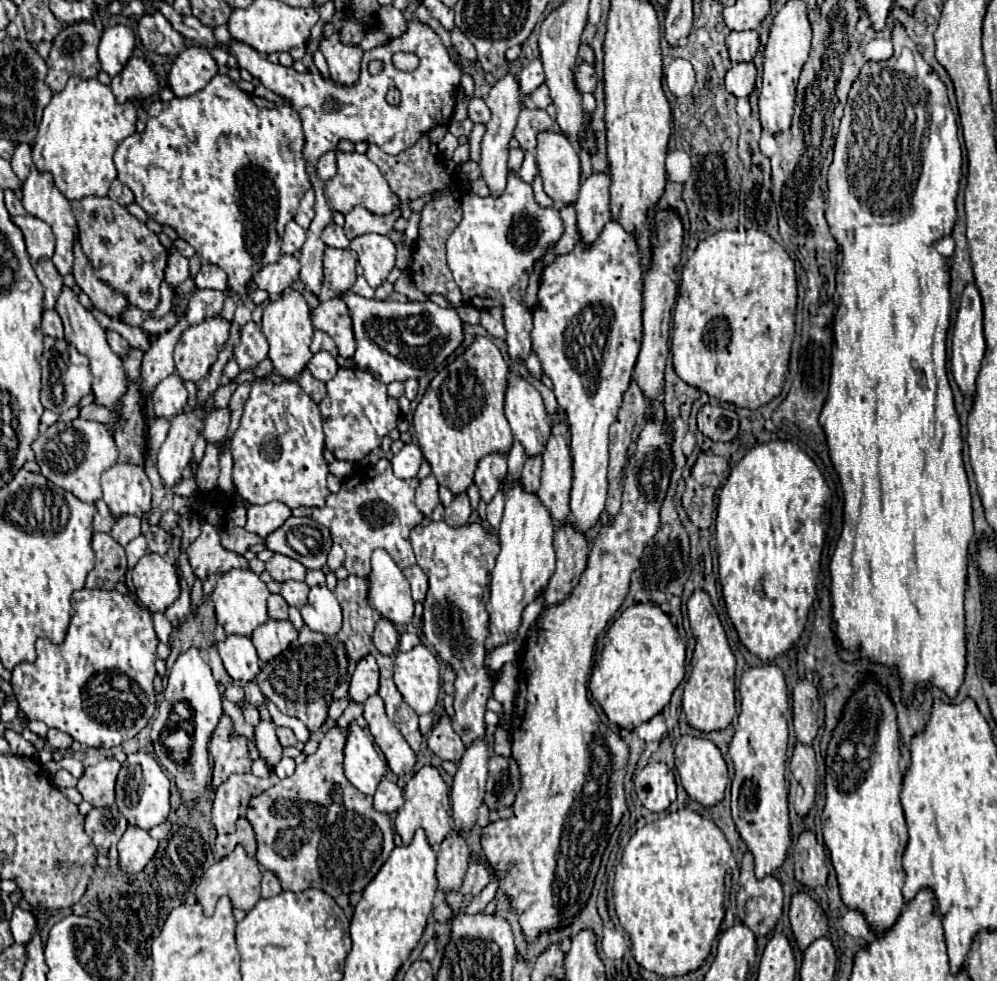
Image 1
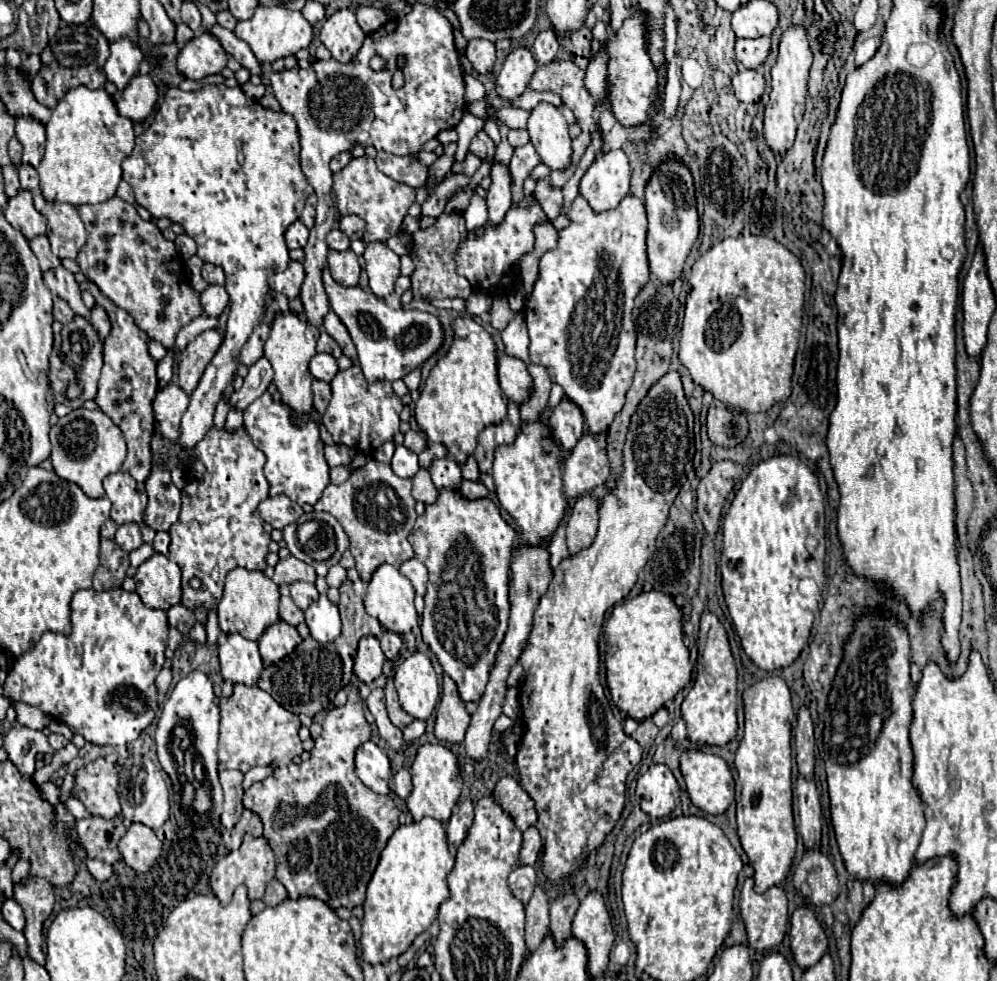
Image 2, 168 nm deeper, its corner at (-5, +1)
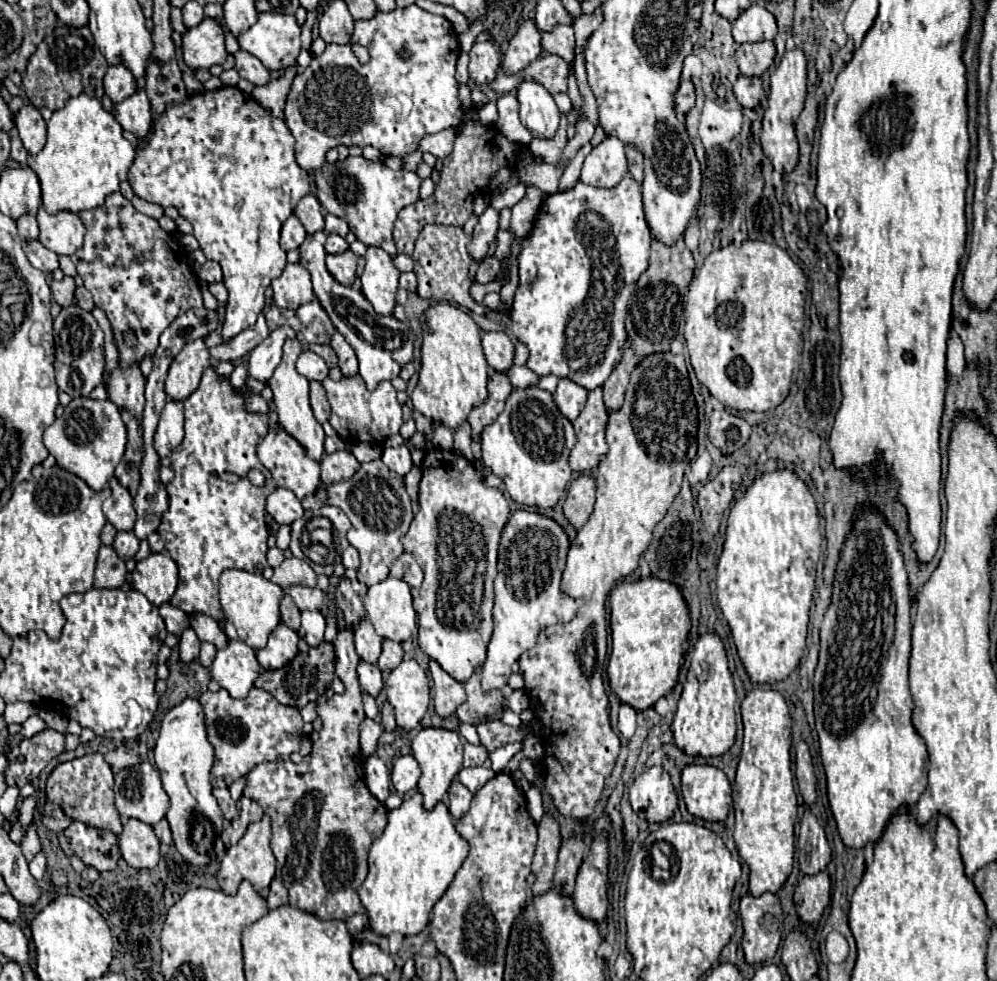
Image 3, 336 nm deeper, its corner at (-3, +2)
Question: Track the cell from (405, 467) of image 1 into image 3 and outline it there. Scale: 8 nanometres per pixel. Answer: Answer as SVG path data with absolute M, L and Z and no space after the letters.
M406 445L386 447L382 453L382 461L390 471L394 471L398 475L406 475L412 469L412 457L410 457L410 451Z

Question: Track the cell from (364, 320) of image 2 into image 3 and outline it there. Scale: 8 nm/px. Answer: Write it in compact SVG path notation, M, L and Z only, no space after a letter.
M322 231L308 235L302 241L302 245L298 247L300 265L312 275L312 287L314 287L316 299L320 301L322 309L328 313L328 317L334 323L334 327L338 329L338 333L342 333L344 339L350 343L350 347L356 351L356 357L360 363L360 375L366 381L366 387L370 391L374 391L380 381L392 381L394 377L398 377L400 369L412 361L414 337L406 323L400 323L392 315L378 315L370 307L370 303L362 295L362 291L338 283L326 271L324 241L326 241L326 235Z

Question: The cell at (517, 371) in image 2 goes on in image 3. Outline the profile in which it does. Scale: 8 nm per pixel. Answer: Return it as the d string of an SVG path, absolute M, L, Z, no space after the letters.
M484 331L482 349L494 371L508 371L514 365L514 343L504 331Z

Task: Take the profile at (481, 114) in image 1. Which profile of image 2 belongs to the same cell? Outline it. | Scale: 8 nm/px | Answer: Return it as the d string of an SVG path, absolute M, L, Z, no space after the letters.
M492 108L492 116L496 120L500 120L502 124L506 124L508 128L516 128L516 130L526 130L530 112L520 110L520 108Z

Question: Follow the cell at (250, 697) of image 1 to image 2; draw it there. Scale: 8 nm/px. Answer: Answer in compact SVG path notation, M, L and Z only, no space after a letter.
M234 684L230 698L220 700L220 746L218 746L218 770L232 768L248 772L254 766L290 764L294 756L304 752L298 738L300 722L296 714L284 710L270 694L262 692L256 684Z

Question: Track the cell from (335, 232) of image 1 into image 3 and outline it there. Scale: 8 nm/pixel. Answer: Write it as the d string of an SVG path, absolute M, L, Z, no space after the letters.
M328 235L324 249L326 249L326 253L344 253L348 249L348 243L340 235Z

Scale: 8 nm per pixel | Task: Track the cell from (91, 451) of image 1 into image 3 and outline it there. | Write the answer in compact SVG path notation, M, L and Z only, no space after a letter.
M76 397L66 405L64 413L56 417L50 427L46 427L44 445L50 455L56 457L56 463L62 469L84 479L90 489L102 491L124 455L126 435L128 431L120 417L120 411L110 399L98 401L90 397Z

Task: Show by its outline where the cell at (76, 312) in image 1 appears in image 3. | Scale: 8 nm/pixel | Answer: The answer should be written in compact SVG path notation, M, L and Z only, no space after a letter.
M26 241L24 243L24 253L26 253L28 261L44 273L50 273L50 271L58 269L58 255L52 253L50 249L42 247L40 241Z

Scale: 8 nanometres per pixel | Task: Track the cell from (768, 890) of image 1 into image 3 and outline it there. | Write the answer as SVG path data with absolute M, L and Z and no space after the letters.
M746 895L740 901L740 919L744 925L742 949L746 963L756 965L772 959L782 939L782 907L776 895Z

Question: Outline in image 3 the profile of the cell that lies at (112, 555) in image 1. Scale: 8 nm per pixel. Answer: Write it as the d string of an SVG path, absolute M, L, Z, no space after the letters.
M102 545L100 553L98 553L94 587L116 589L124 583L124 579L126 579L126 563L118 557L118 553L112 547Z

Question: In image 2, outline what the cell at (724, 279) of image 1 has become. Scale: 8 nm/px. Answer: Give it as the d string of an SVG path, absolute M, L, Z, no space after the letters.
M740 234L738 238L724 238L702 254L694 262L688 280L690 292L680 332L680 362L688 368L694 384L744 412L766 412L776 402L786 402L792 392L792 366L802 330L805 278L800 260L768 236Z

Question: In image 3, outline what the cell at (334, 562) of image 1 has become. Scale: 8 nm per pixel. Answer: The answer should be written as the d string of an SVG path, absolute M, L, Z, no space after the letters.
M352 545L342 553L342 565L344 565L346 569L358 569L358 565L360 565L360 555L358 555L358 551L356 551Z

